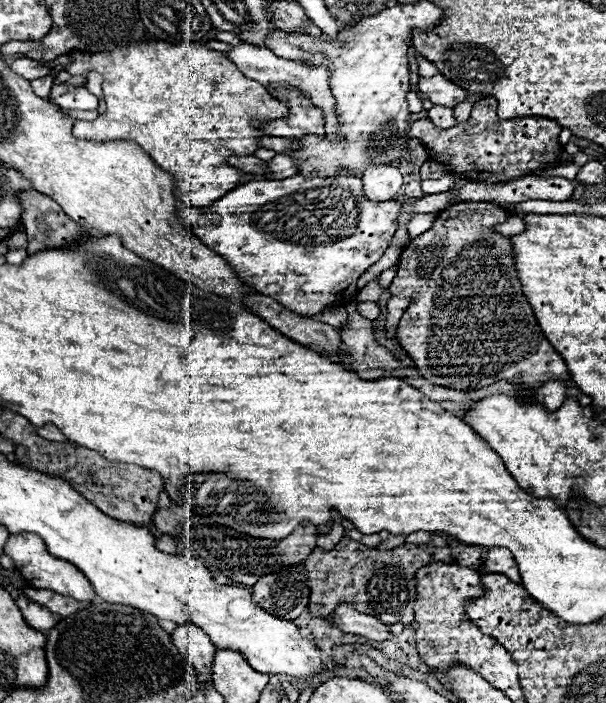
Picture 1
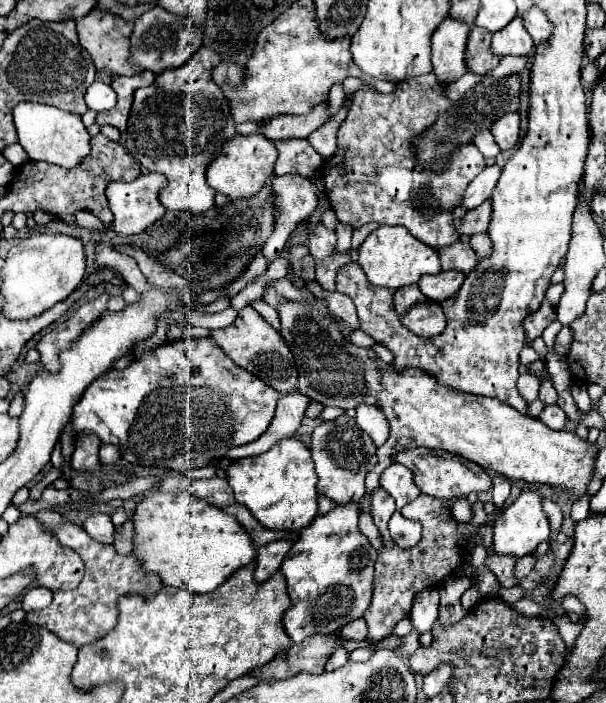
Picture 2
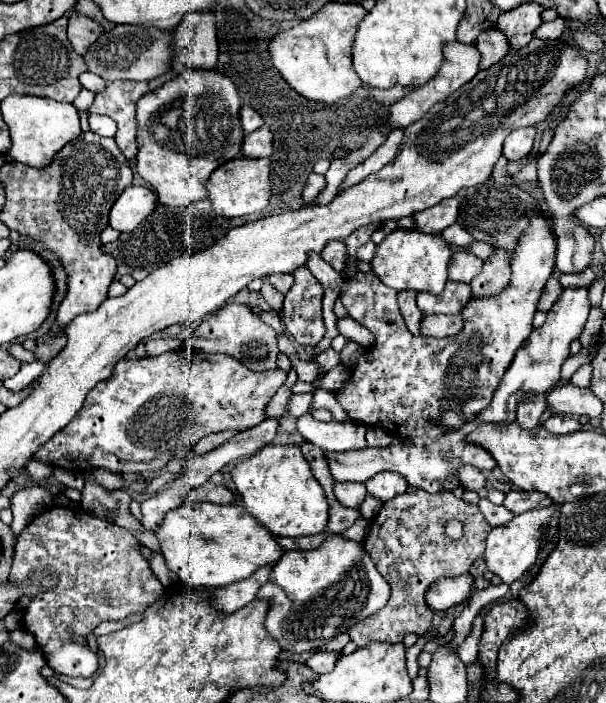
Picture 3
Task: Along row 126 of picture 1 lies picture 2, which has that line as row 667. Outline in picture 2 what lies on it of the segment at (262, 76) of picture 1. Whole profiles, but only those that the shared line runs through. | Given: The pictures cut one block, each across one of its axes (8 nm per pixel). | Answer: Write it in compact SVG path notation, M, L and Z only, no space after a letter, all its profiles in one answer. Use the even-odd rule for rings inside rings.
M336 648L334 654L332 654L332 658L326 664L326 670L336 670L336 668L344 666L346 662L348 662L348 652L344 648Z

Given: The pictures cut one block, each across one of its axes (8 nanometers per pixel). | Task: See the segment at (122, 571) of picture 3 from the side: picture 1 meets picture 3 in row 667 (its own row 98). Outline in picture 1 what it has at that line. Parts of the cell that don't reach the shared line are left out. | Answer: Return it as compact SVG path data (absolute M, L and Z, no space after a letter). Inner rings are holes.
M68 84L52 86L50 100L58 104L60 108L68 108L68 110L96 110L98 108L98 98L94 94L86 94L86 88L82 86L68 86Z

